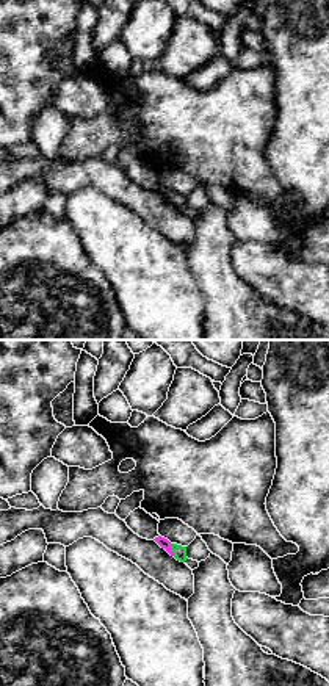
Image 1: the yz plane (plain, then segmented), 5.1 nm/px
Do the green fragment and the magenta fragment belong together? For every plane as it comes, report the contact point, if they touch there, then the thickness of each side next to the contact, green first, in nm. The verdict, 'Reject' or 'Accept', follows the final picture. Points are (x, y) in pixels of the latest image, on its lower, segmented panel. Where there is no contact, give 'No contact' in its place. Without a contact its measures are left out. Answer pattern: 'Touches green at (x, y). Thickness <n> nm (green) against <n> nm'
Touches green at (171, 548). Thickness 70 nm (green) against 50 nm

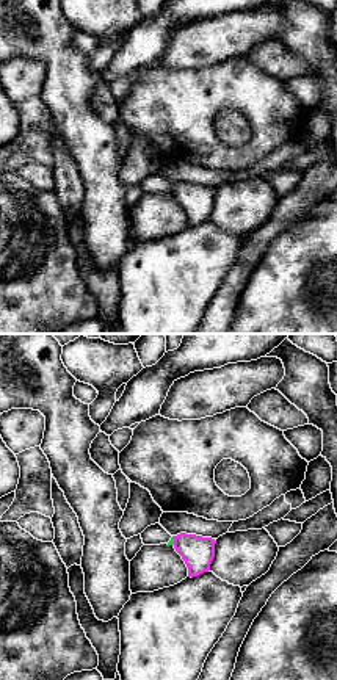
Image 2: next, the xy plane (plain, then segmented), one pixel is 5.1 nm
Touches green at (173, 541). Thickness 30 nm (green) against 170 nm

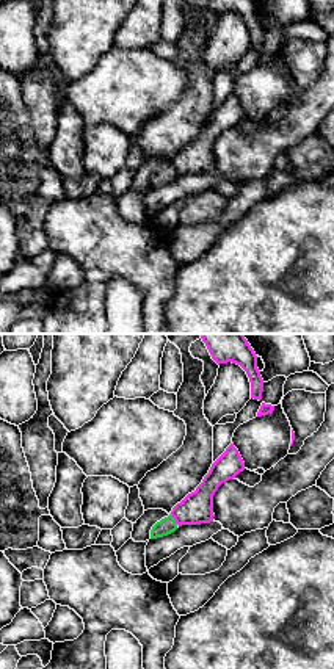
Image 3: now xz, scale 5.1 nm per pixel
Touches green at (173, 519). Thickness 90 nm (green) against 170 nm

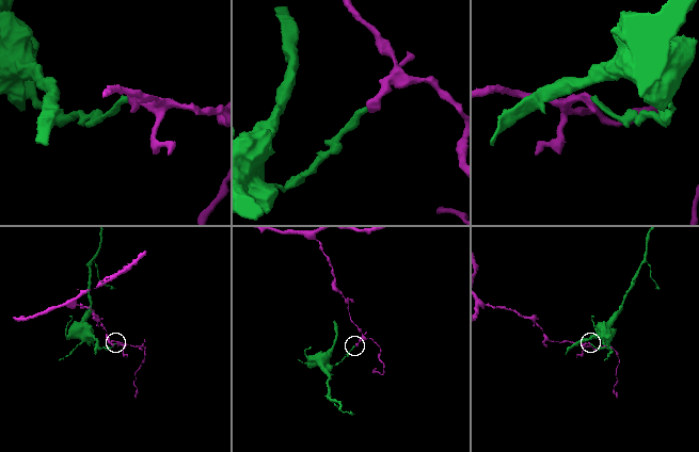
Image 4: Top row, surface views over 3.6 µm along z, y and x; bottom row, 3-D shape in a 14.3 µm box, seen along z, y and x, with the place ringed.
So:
Reject

